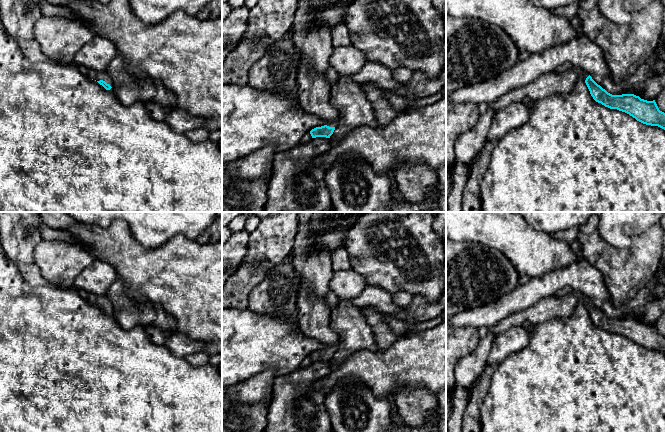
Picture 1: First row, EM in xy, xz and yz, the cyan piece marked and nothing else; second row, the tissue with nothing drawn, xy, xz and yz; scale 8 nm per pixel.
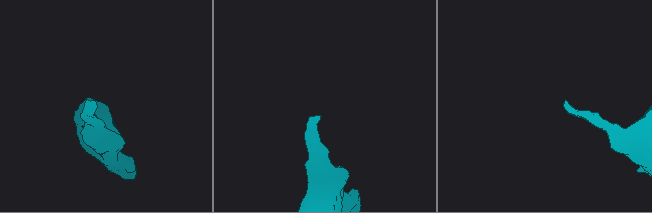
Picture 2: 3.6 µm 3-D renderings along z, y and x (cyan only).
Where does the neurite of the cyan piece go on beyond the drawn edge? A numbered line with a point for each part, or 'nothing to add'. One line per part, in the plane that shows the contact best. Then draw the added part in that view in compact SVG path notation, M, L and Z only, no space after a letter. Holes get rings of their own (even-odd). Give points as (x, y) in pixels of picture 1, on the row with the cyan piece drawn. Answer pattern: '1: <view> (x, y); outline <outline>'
1: xy (94, 75); outline M89 71L88 76L96 81L103 80L113 88L113 83L107 72Z

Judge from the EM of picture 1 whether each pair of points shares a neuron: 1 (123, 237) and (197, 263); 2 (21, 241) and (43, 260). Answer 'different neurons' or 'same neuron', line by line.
1: same neuron
2: different neurons

